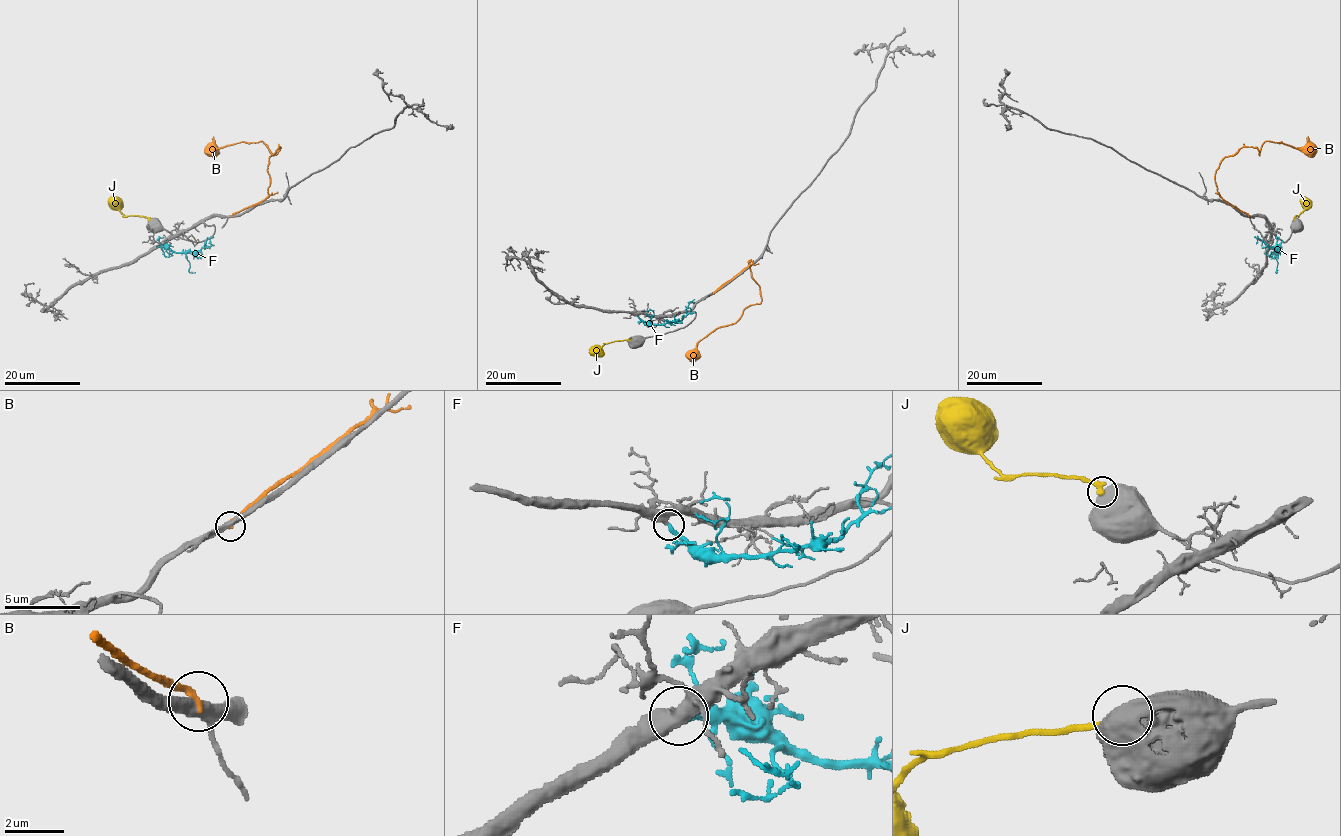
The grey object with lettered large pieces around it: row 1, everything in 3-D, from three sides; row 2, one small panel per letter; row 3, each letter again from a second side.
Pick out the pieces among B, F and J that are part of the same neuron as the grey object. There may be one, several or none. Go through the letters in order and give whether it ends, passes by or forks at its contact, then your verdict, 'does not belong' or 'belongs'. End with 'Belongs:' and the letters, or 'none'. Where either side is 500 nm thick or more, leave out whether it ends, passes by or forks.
B: it ends; does not belong
F: it ends; belongs
J: it ends; does not belong
Belongs: F

